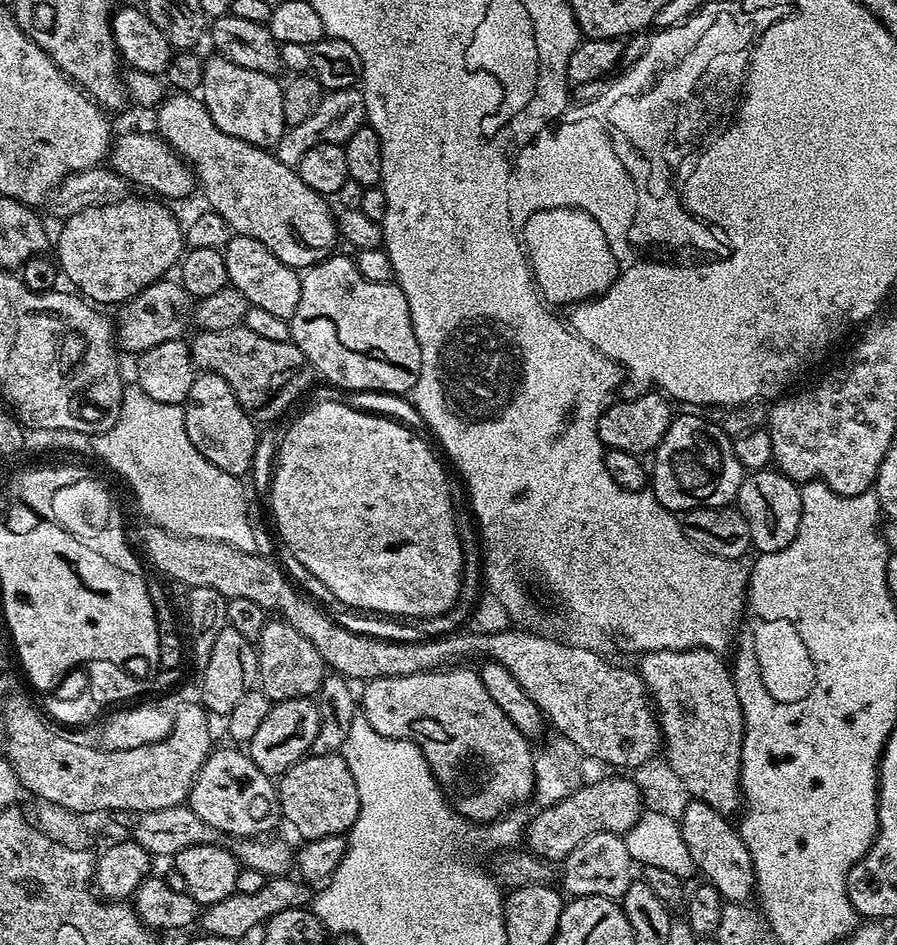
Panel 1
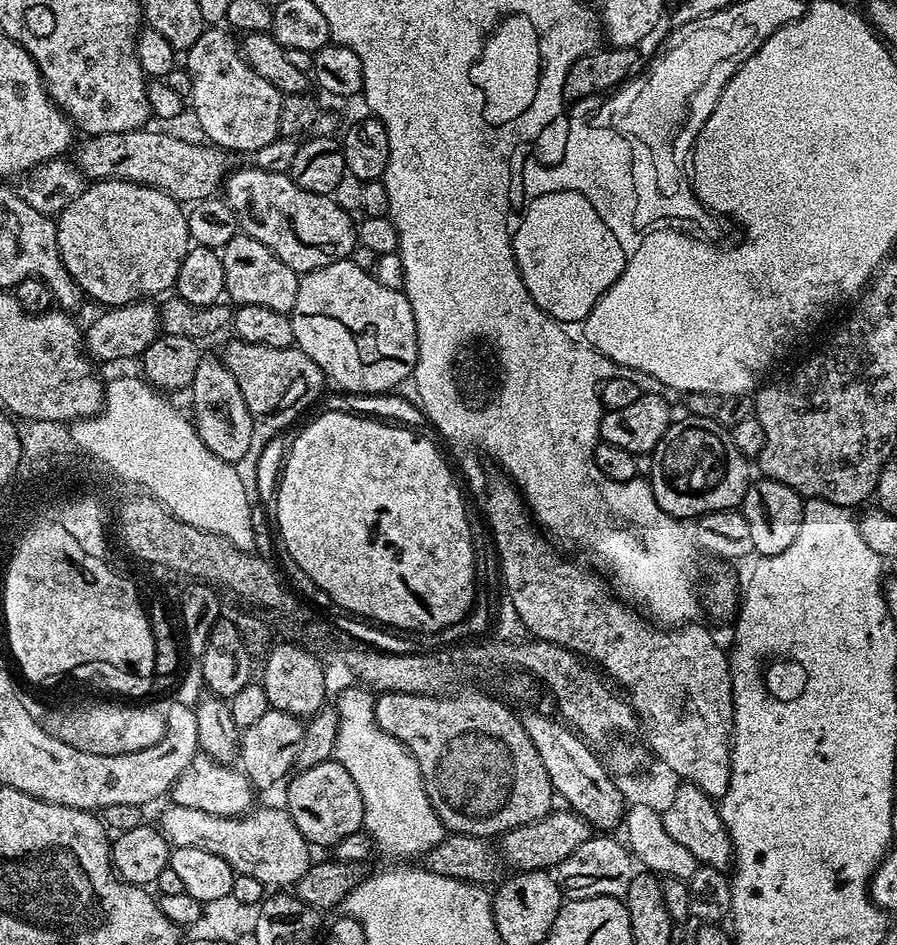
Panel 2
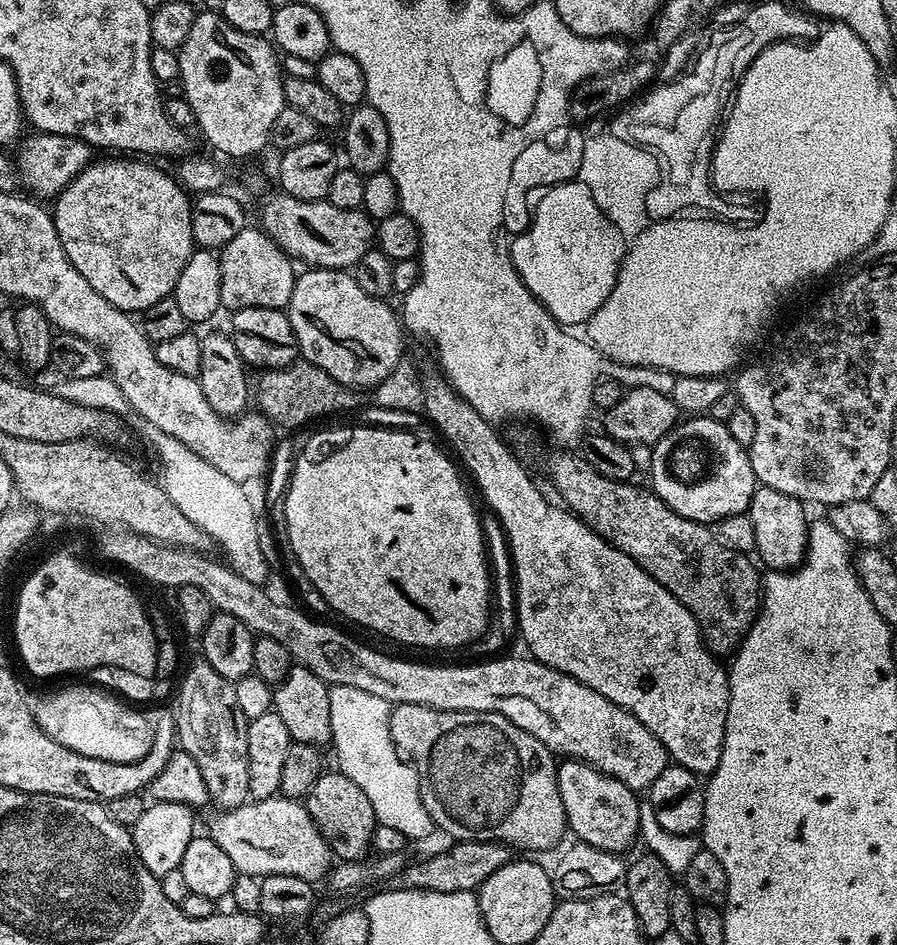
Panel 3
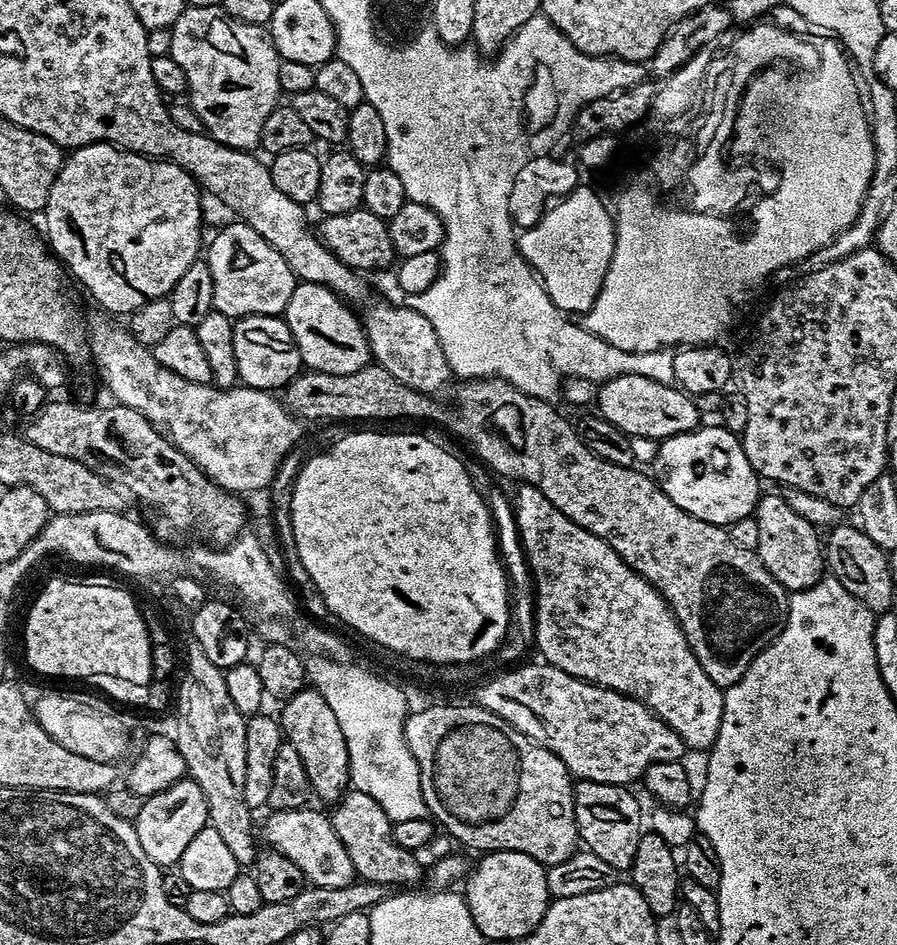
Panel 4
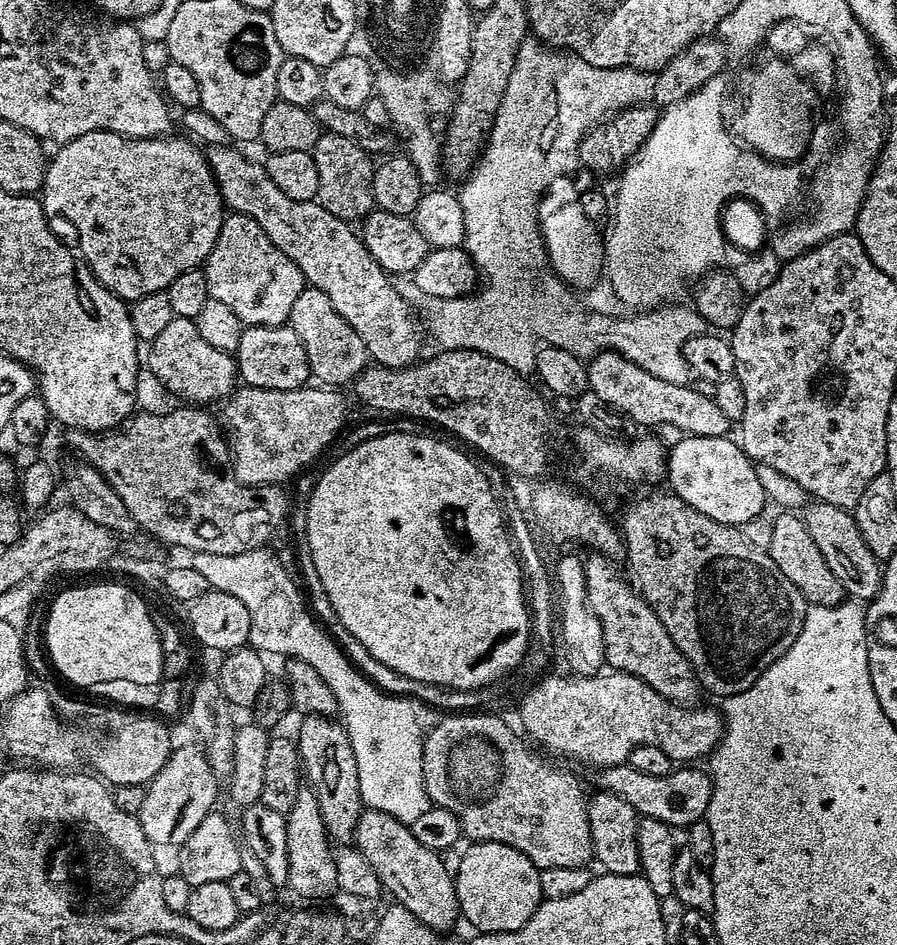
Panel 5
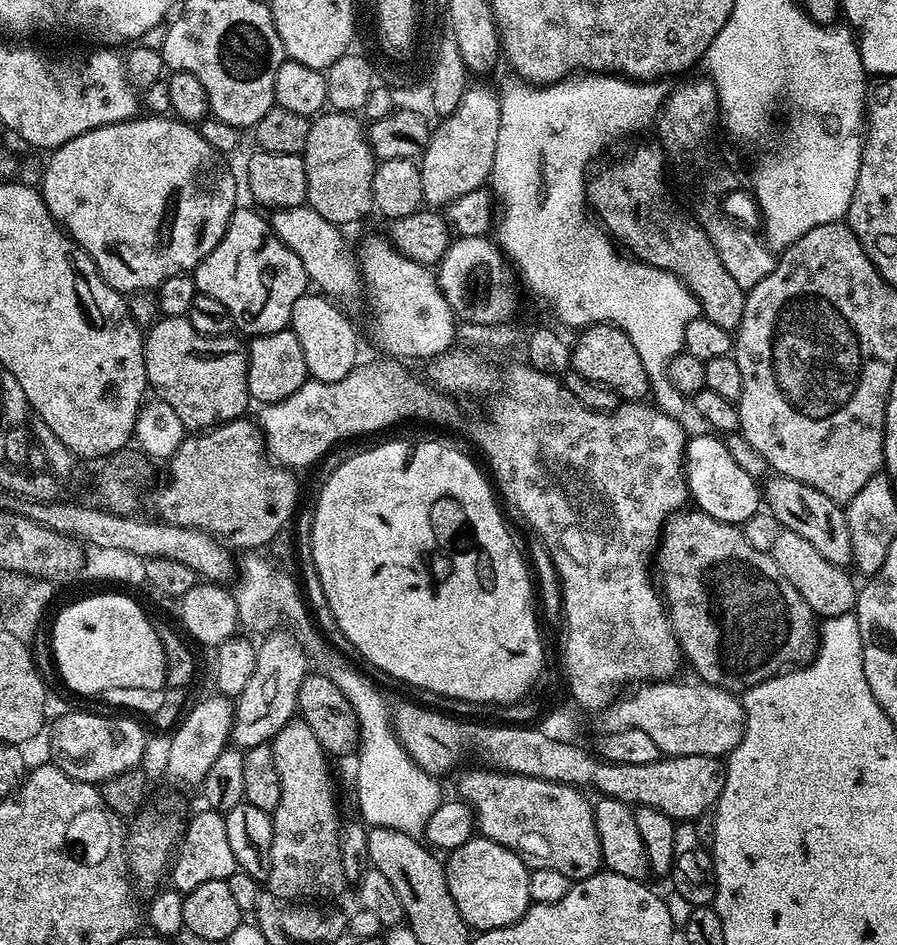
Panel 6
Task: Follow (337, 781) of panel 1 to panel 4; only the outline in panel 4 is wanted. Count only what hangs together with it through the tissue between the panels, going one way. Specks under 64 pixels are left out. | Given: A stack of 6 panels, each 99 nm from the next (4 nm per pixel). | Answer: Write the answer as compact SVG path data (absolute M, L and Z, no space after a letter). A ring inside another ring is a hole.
M355 790L345 792L343 798L337 800L331 809L330 817L359 879L368 880L372 884L395 886L399 880L419 878L420 864L416 861L417 857L408 849L398 846L398 842L392 837L393 821L388 819L382 806L378 806L378 802L370 798L370 794Z

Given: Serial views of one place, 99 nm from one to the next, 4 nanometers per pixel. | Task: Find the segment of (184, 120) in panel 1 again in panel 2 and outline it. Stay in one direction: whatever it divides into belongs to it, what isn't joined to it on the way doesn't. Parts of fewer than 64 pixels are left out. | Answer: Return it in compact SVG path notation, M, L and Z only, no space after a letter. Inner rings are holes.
M247 166L248 168L240 168L231 173L226 180L226 192L228 188L228 196L226 195L226 204L230 209L231 215L234 217L235 223L236 220L240 223L239 231L245 236L254 238L258 242L262 242L262 246L266 246L269 250L276 255L279 260L286 262L286 266L290 266L298 274L303 274L306 272L312 272L316 268L325 268L330 266L334 262L339 260L347 260L353 255L352 251L358 248L358 239L357 239L357 225L352 220L353 217L346 210L342 210L342 206L338 206L332 200L331 196L323 196L322 194L310 194L310 190L302 190L302 186L298 186L293 182L289 177L287 172L271 172L270 170L262 170L255 166Z

